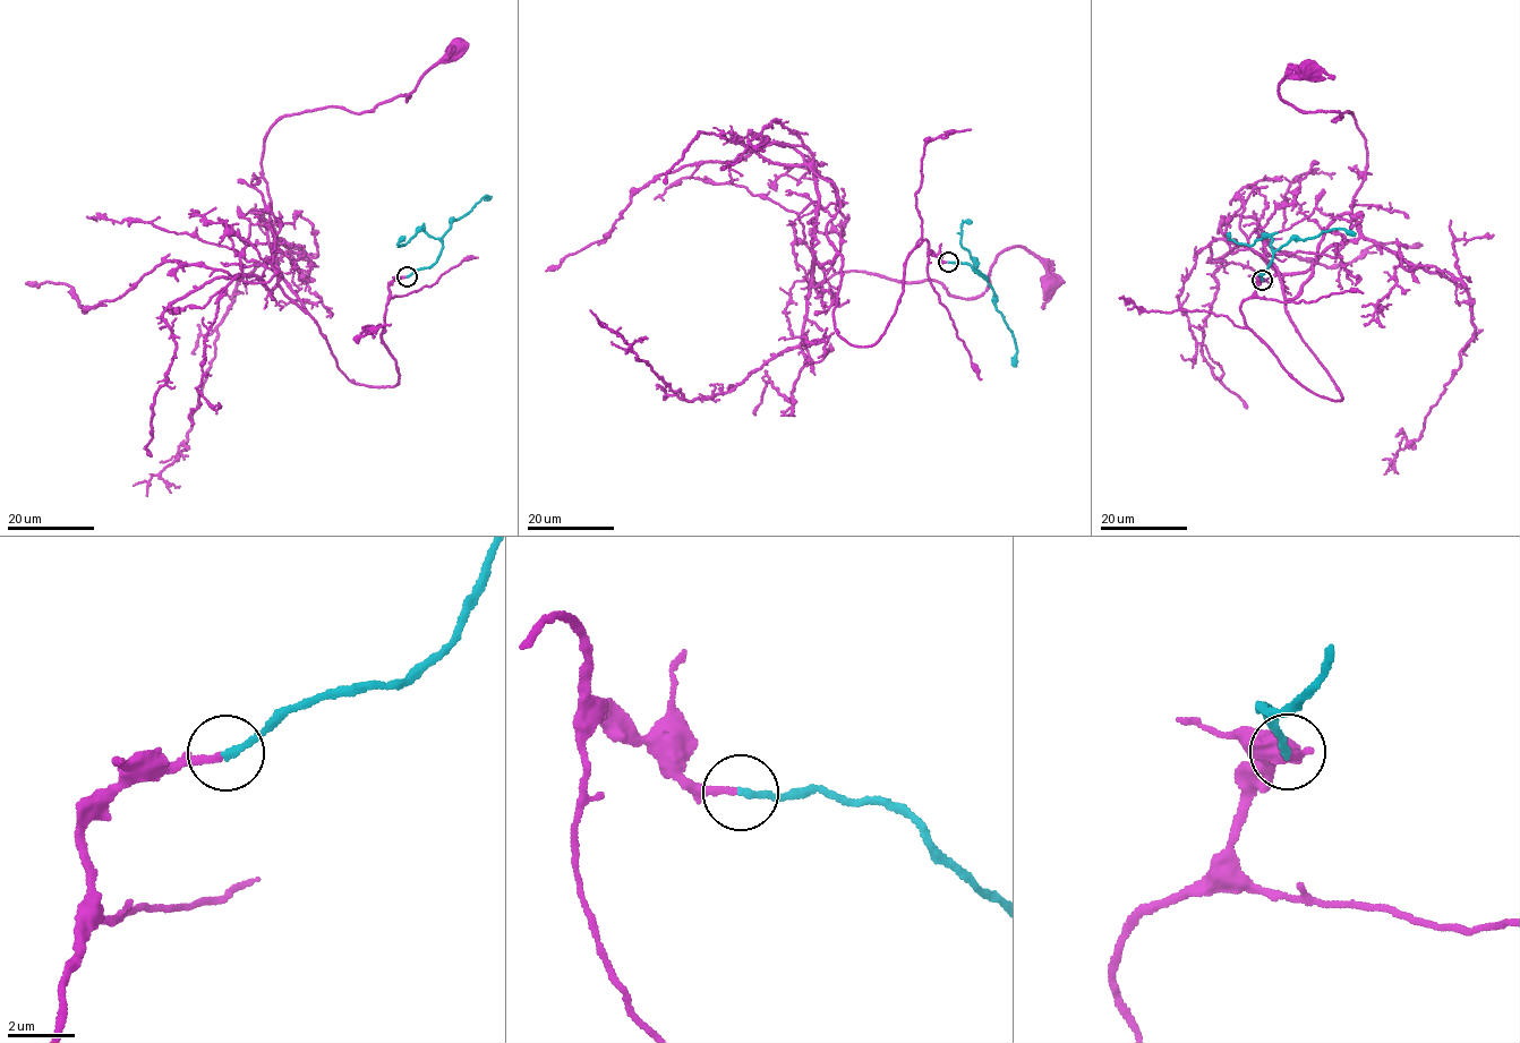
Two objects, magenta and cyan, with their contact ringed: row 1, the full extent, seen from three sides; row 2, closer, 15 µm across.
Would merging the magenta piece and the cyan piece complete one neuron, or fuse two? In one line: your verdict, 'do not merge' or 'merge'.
merge

